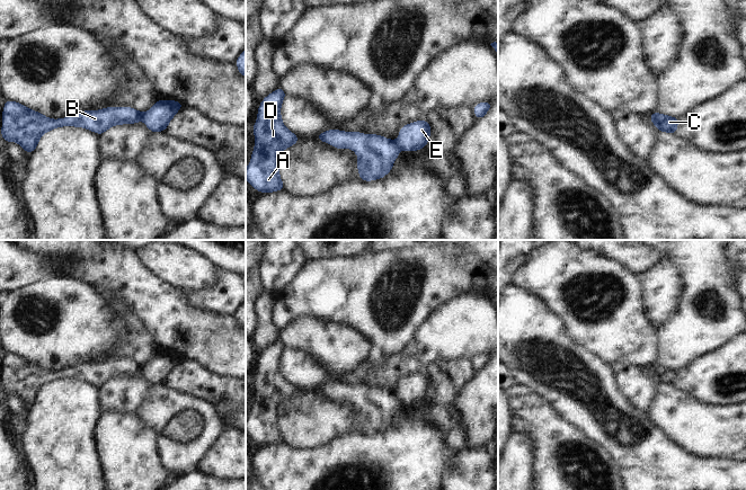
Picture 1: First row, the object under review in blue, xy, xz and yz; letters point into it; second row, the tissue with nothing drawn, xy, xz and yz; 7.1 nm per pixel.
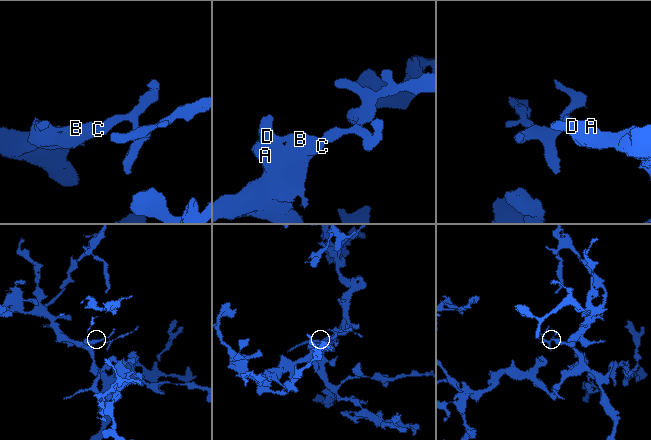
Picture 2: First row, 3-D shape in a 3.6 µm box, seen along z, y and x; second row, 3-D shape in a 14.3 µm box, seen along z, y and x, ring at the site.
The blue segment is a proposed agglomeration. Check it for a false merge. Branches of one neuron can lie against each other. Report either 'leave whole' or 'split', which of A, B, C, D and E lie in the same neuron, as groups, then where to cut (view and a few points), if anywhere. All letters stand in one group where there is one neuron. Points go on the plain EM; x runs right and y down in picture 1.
split; groups A B C D / E; cut xy (143, 365), (144, 373)

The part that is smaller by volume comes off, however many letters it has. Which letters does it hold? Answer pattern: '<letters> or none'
E

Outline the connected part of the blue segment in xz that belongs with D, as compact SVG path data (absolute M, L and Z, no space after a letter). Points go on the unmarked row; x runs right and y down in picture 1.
M282 339L266 348L258 359L257 373L252 378L255 399L246 420L246 431L261 446L284 443L278 409L300 391L284 378L281 360L285 348Z

